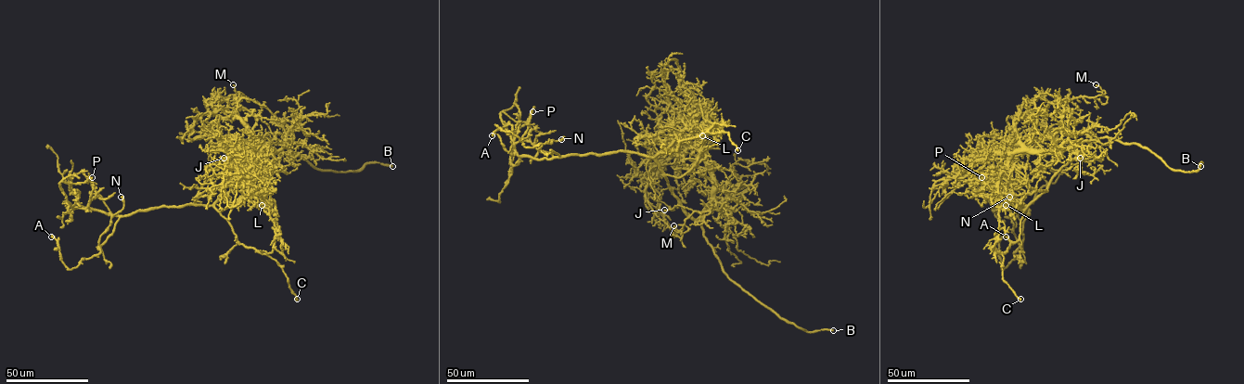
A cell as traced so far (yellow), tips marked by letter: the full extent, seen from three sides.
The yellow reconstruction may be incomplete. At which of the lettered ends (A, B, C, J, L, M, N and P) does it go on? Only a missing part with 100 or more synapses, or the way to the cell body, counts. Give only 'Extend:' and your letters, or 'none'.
Extend: B

